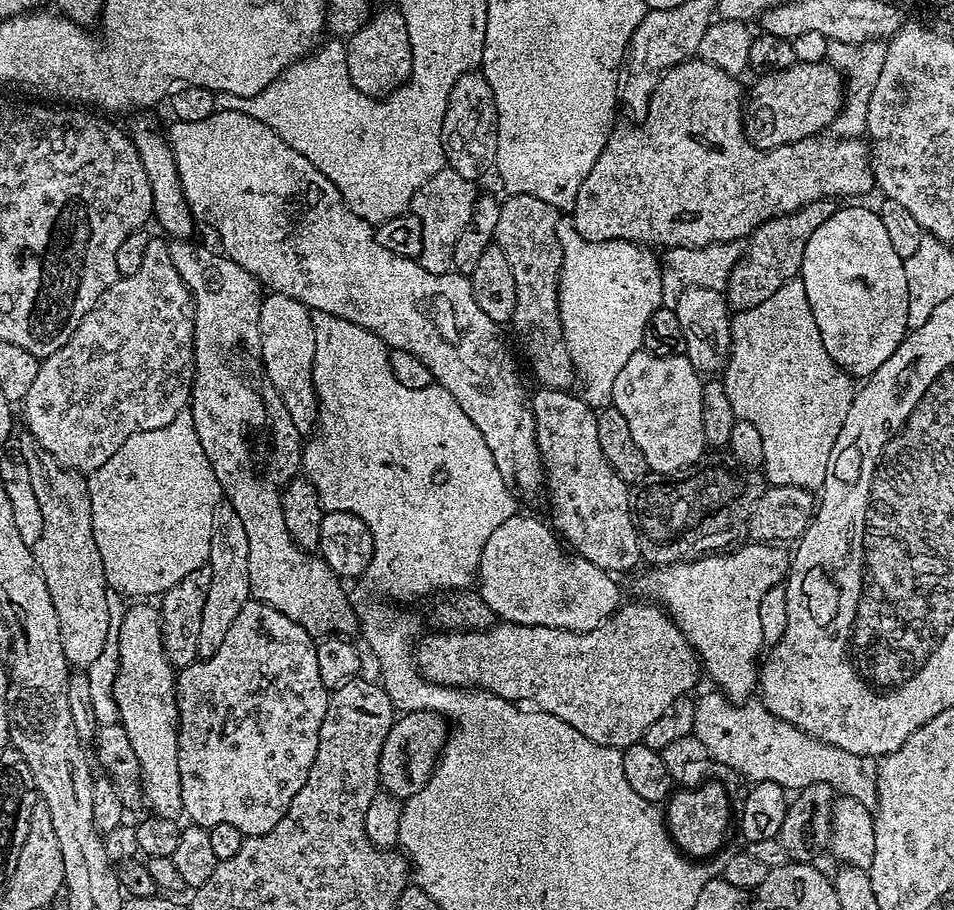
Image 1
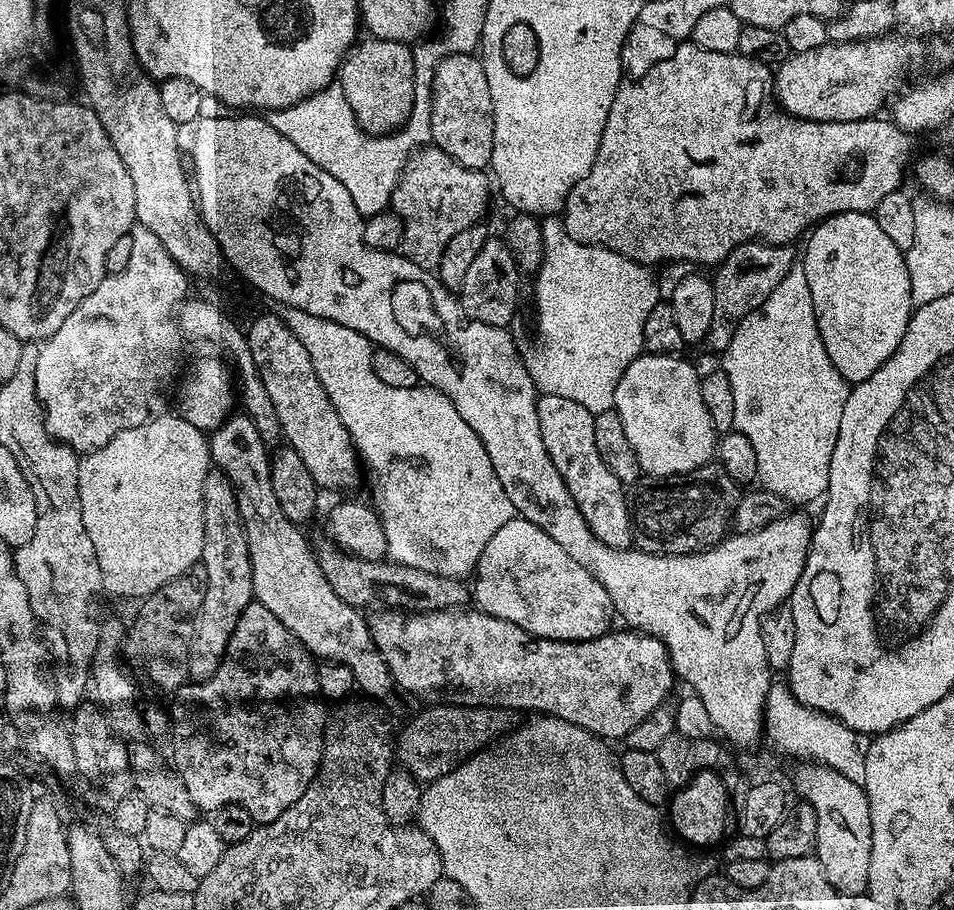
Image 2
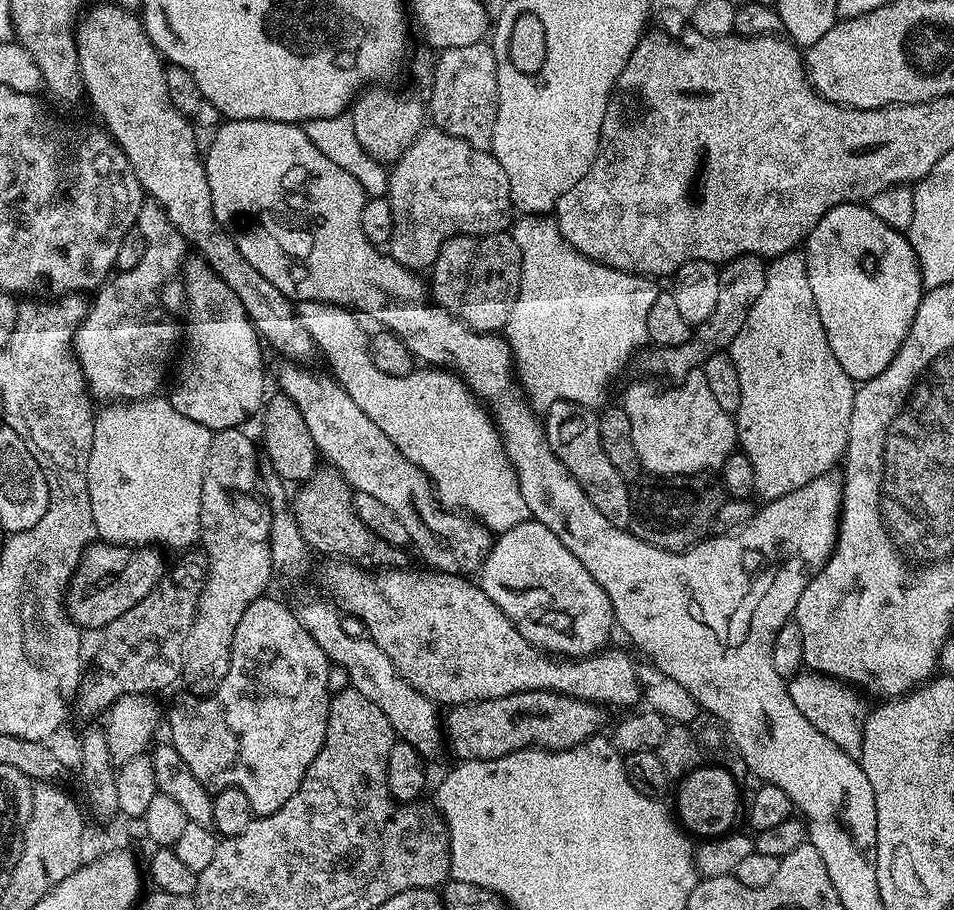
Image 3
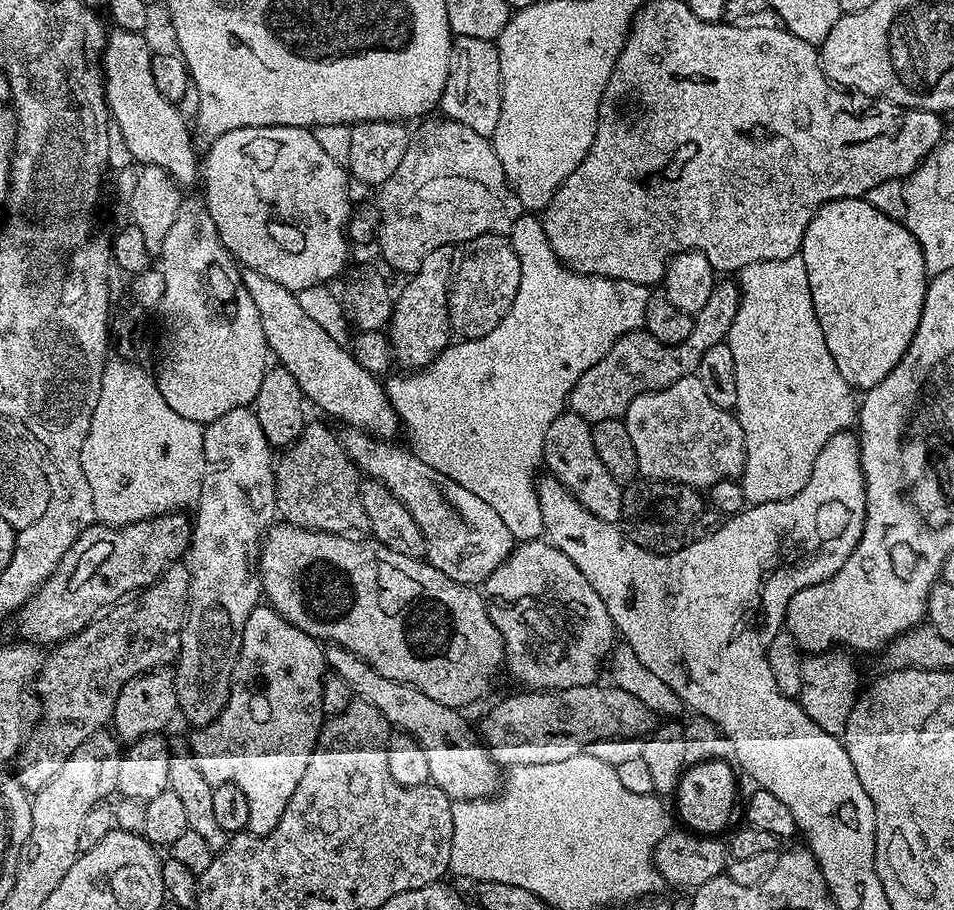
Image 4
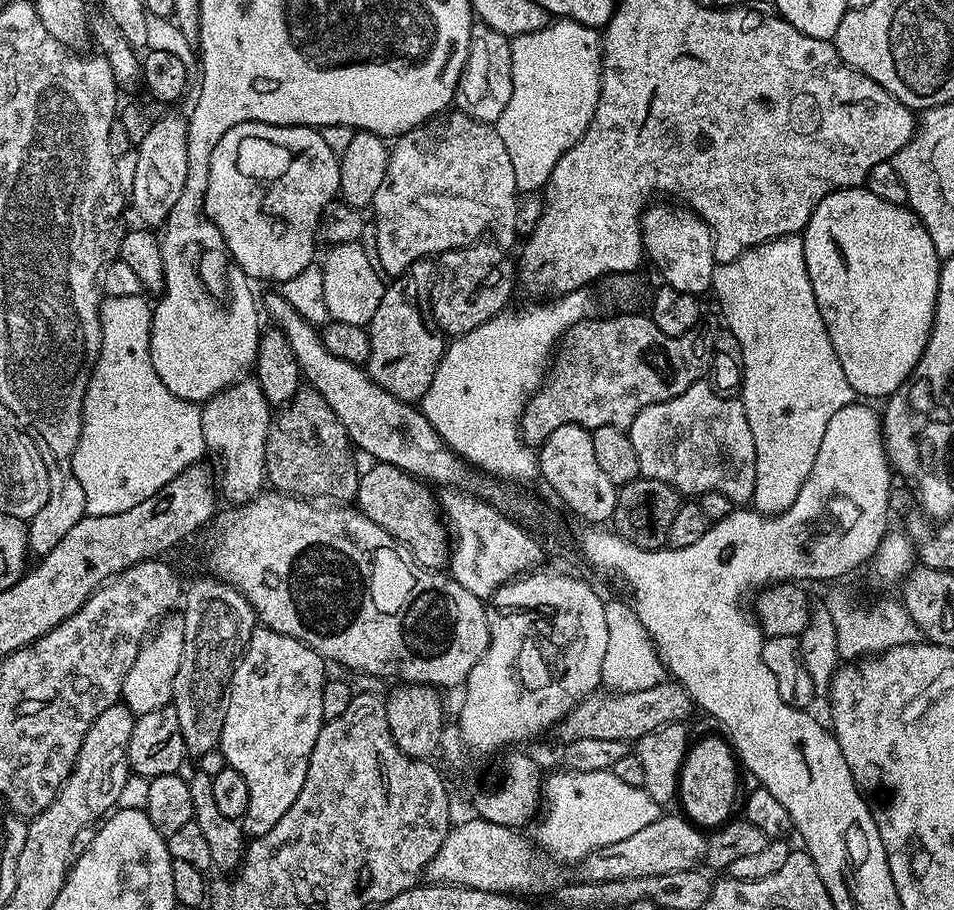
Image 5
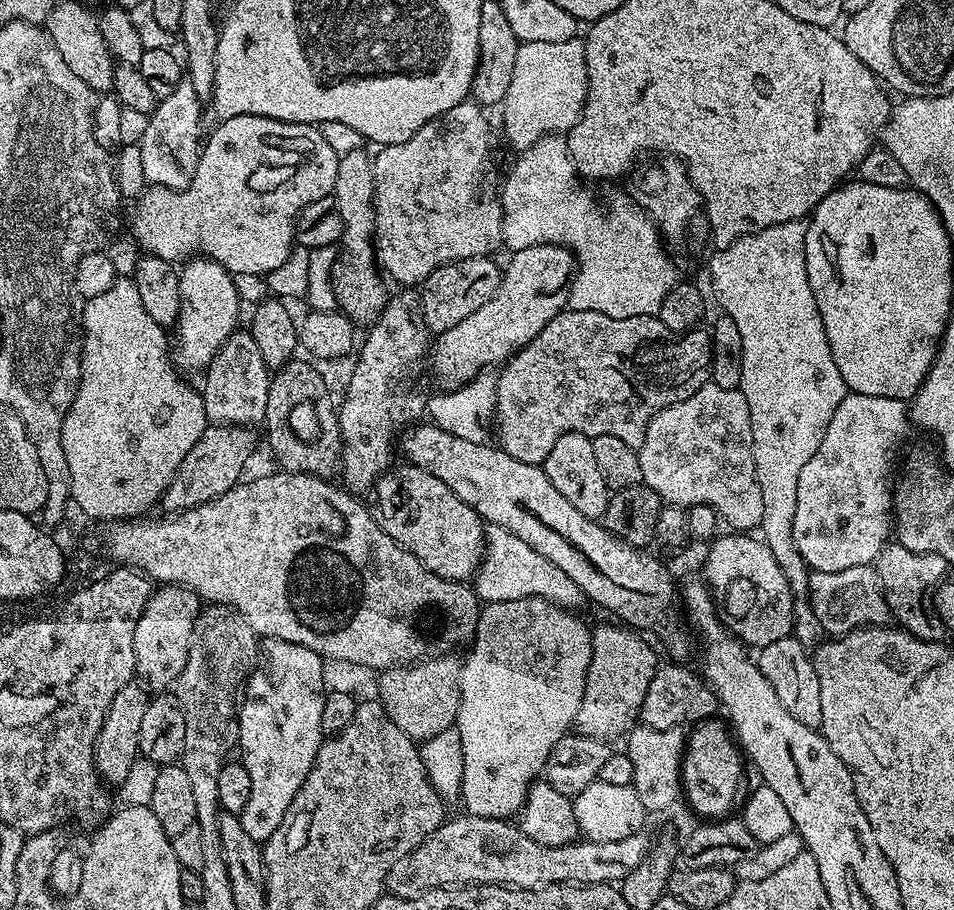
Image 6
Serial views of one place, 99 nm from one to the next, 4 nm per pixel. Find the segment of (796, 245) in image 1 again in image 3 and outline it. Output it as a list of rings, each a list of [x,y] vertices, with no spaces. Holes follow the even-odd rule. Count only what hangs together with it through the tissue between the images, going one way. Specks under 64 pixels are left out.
[[[739,256],[729,260],[720,268],[718,278],[718,303],[706,322],[695,325],[692,336],[682,342],[682,346],[657,348],[648,346],[635,357],[634,364],[641,368],[643,375],[648,378],[663,378],[668,382],[676,382],[690,375],[692,372],[703,369],[704,363],[714,354],[731,349],[734,338],[738,338],[738,330],[746,323],[746,314],[758,302],[762,289],[766,286],[768,273],[765,261],[759,256]]]

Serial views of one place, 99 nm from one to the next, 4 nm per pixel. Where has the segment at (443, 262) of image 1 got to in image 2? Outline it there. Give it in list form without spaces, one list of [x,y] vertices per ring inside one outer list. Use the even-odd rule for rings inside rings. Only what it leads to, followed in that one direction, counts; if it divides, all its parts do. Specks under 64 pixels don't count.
[[[437,146],[425,147],[405,171],[394,197],[394,211],[404,223],[403,255],[420,268],[439,269],[446,242],[450,242],[454,234],[466,230],[466,226],[474,226],[485,219],[491,192],[494,188],[487,171],[468,169]]]

